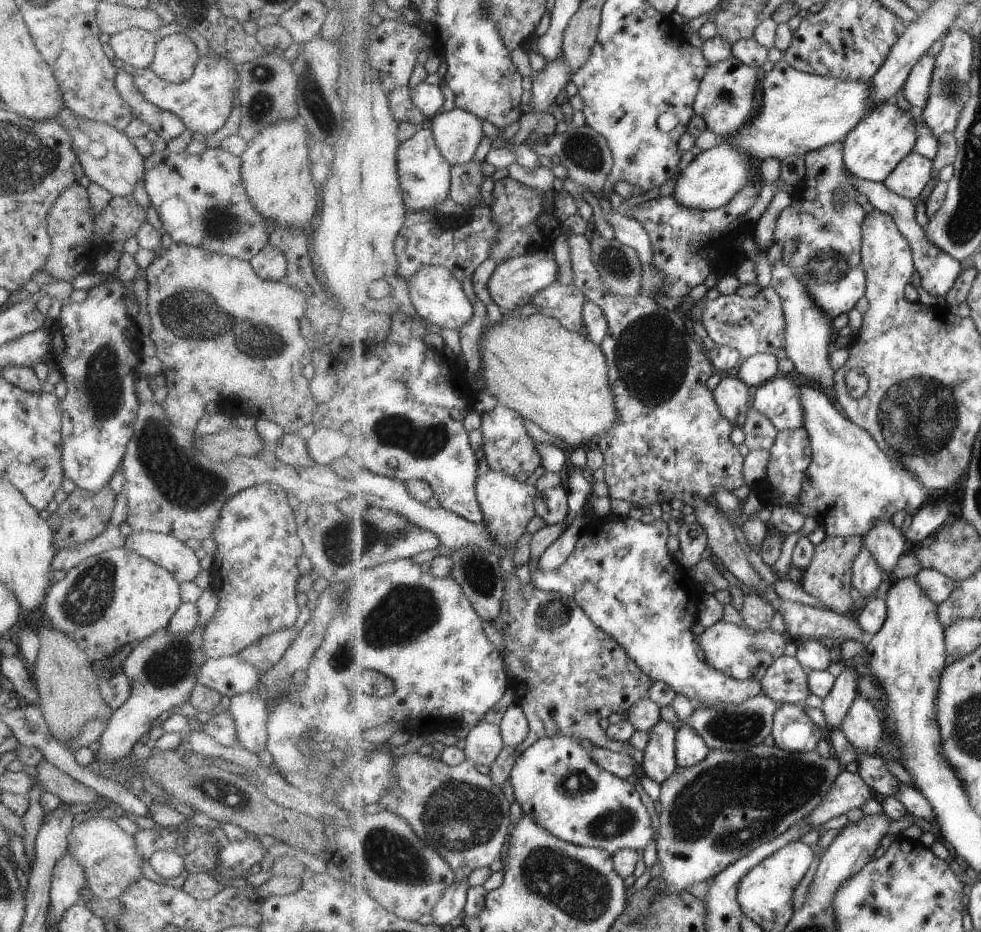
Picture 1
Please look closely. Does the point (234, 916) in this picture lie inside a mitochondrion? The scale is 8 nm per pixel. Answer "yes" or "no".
no

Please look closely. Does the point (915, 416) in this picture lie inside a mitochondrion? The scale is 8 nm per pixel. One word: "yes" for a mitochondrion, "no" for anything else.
yes

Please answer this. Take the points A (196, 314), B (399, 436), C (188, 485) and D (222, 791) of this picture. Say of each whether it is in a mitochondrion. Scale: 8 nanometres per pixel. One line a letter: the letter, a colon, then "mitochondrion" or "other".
A: mitochondrion
B: mitochondrion
C: mitochondrion
D: mitochondrion

